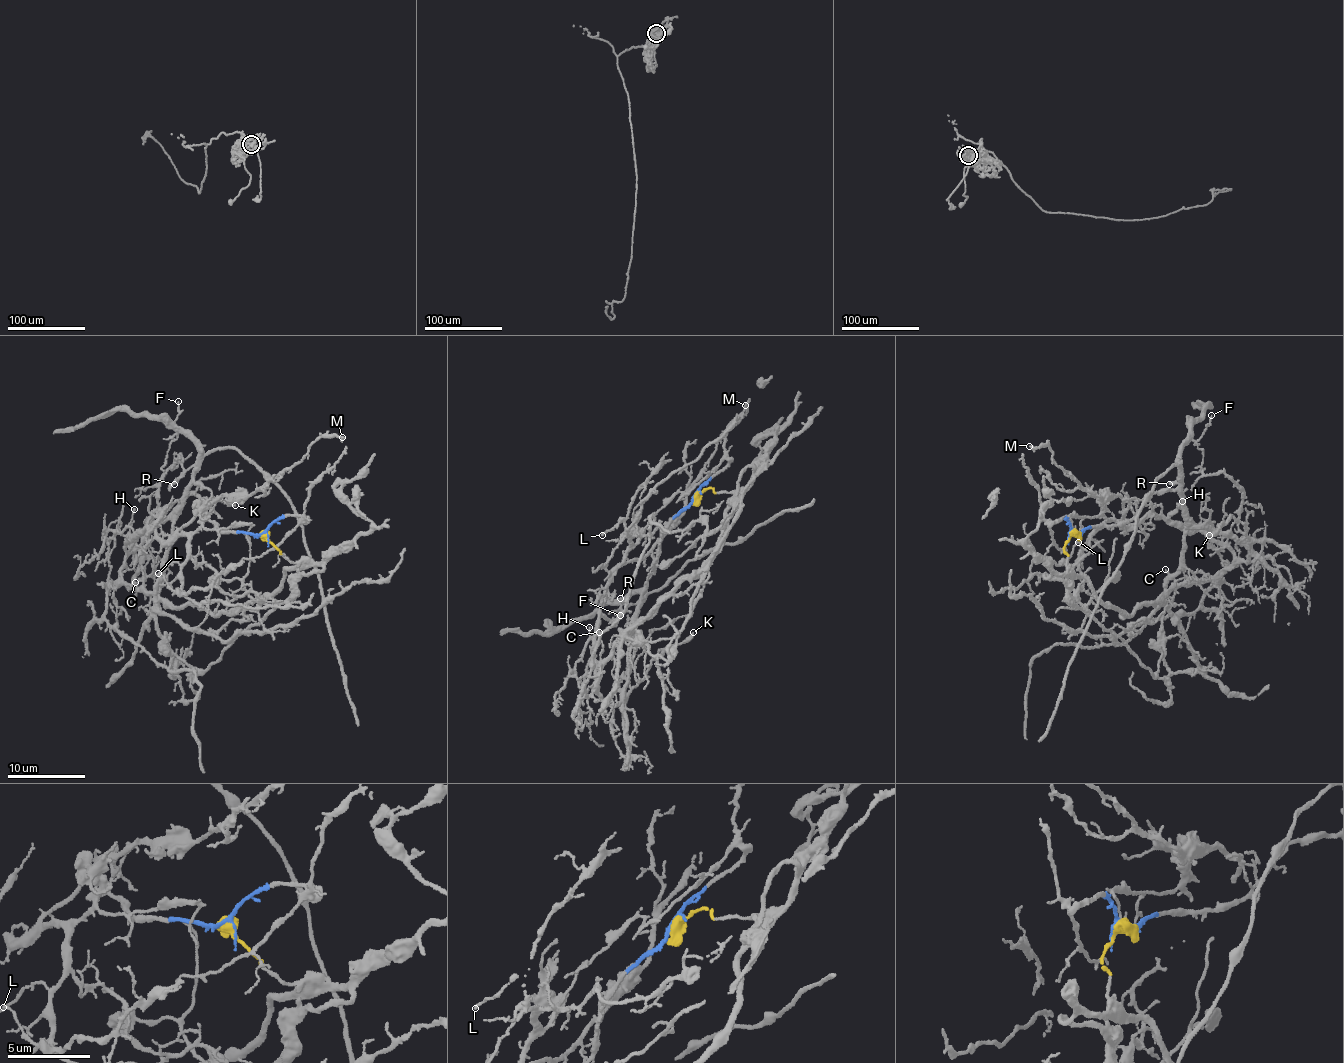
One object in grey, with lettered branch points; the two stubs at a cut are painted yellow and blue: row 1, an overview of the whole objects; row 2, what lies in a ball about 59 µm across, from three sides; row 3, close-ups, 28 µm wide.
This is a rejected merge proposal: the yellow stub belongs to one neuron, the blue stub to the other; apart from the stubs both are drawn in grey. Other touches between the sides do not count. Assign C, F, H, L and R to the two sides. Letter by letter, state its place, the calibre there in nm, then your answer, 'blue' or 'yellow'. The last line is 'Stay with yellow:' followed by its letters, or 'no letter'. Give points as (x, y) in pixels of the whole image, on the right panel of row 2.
C: place (1165, 569); calibre 150 nm; yellow
F: place (1211, 415); calibre 90 nm; blue
H: place (1182, 501); calibre 120 nm; yellow
L: place (1078, 542); calibre 150 nm; yellow
R: place (1169, 484); calibre 280 nm; blue
Stay with yellow: C, H, L

